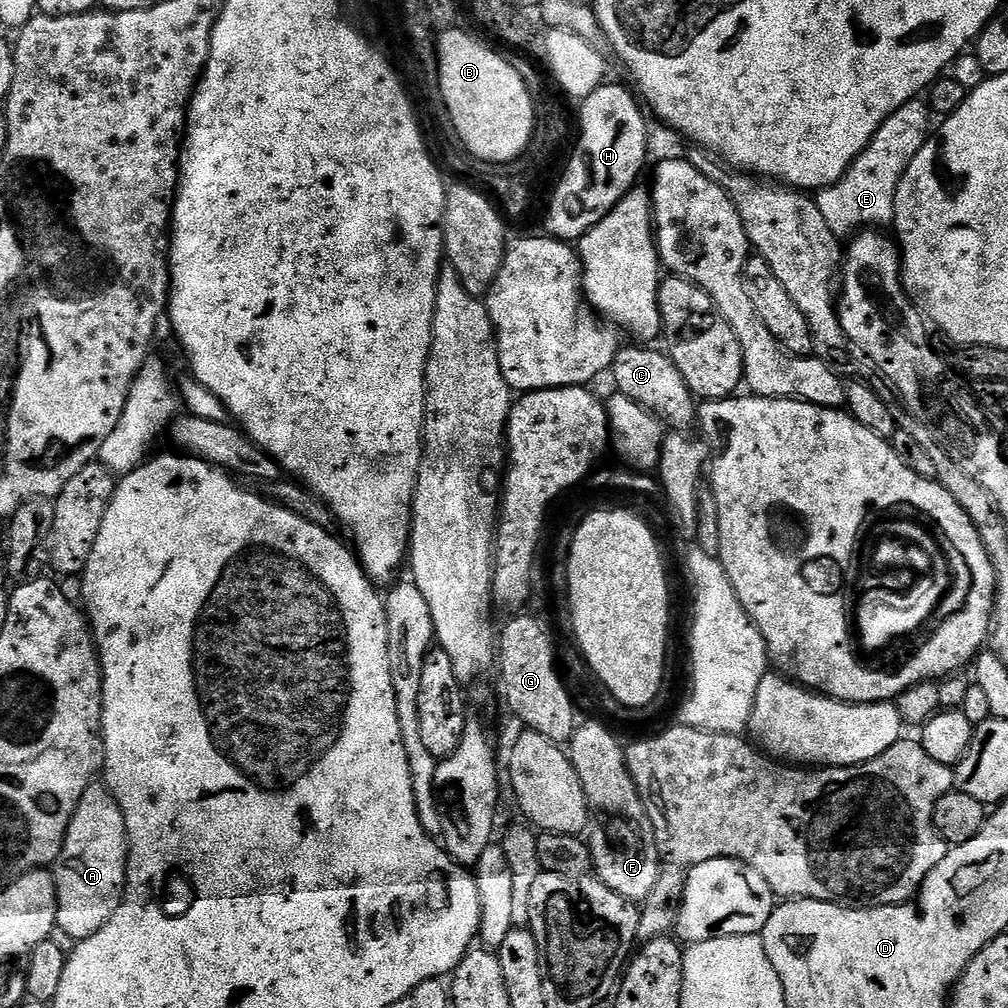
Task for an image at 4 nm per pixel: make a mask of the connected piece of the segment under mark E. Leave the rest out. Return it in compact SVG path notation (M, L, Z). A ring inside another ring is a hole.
M917 98L902 105L882 122L866 150L862 150L846 174L829 188L821 188L815 193L818 210L822 210L822 218L826 218L826 226L830 226L835 236L852 238L861 230L887 229L887 224L889 227L895 221L894 198L898 194L898 182L902 182L902 174L906 174L914 154L918 154L930 138L928 116L930 109L923 99Z

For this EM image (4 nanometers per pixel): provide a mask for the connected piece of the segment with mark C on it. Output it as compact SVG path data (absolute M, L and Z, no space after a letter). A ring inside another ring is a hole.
M652 346L636 347L640 348L621 347L614 358L610 376L616 379L615 391L621 392L636 404L641 404L669 429L688 428L691 424L693 427L698 416L698 404L692 391L686 386L678 366L674 366L674 362L663 351L655 352Z

